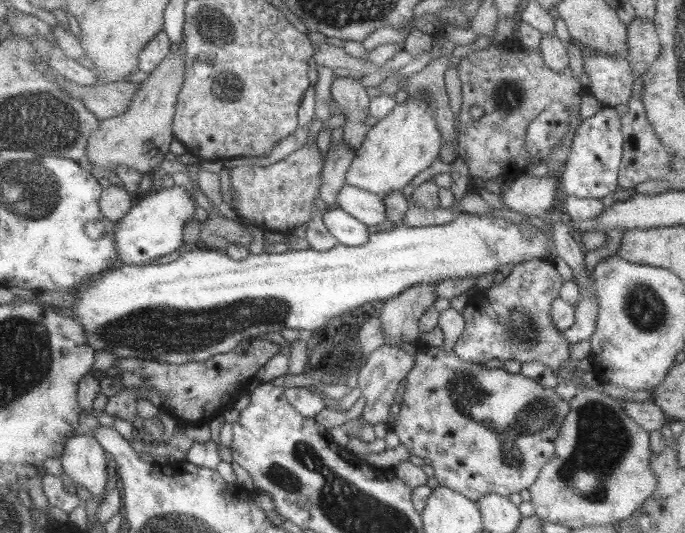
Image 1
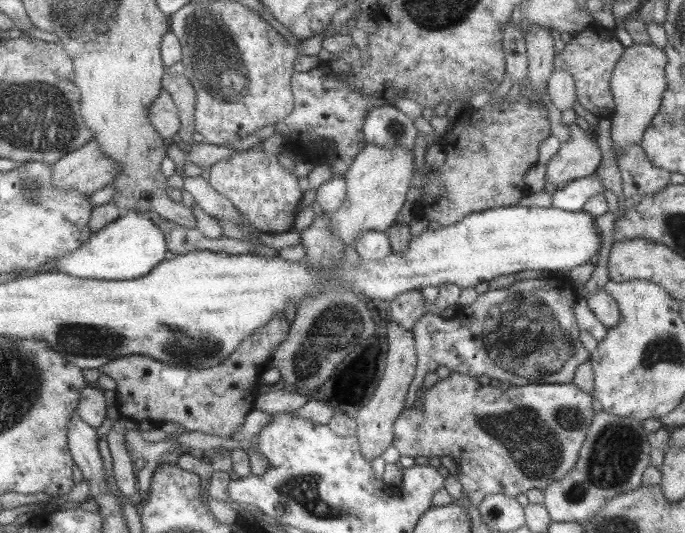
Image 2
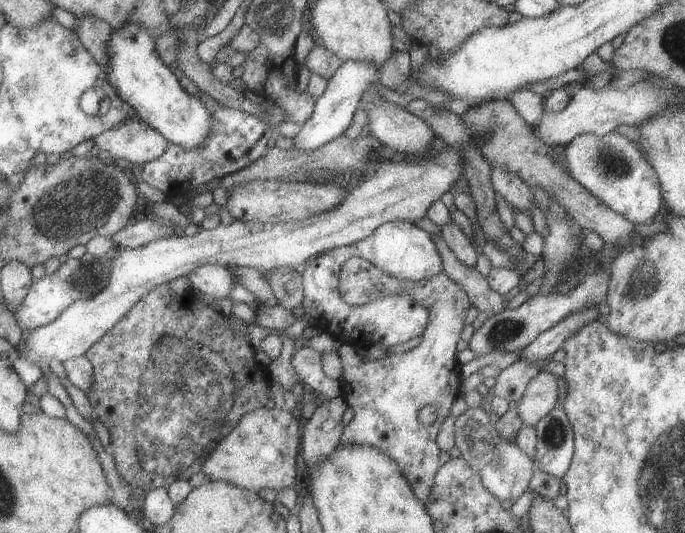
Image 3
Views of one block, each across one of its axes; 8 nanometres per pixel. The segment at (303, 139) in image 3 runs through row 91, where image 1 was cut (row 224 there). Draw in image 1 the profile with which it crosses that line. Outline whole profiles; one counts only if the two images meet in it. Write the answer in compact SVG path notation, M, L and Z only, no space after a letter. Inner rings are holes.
M339 207L329 208L323 215L323 222L328 231L342 245L358 247L366 244L371 236L366 224L353 218Z

